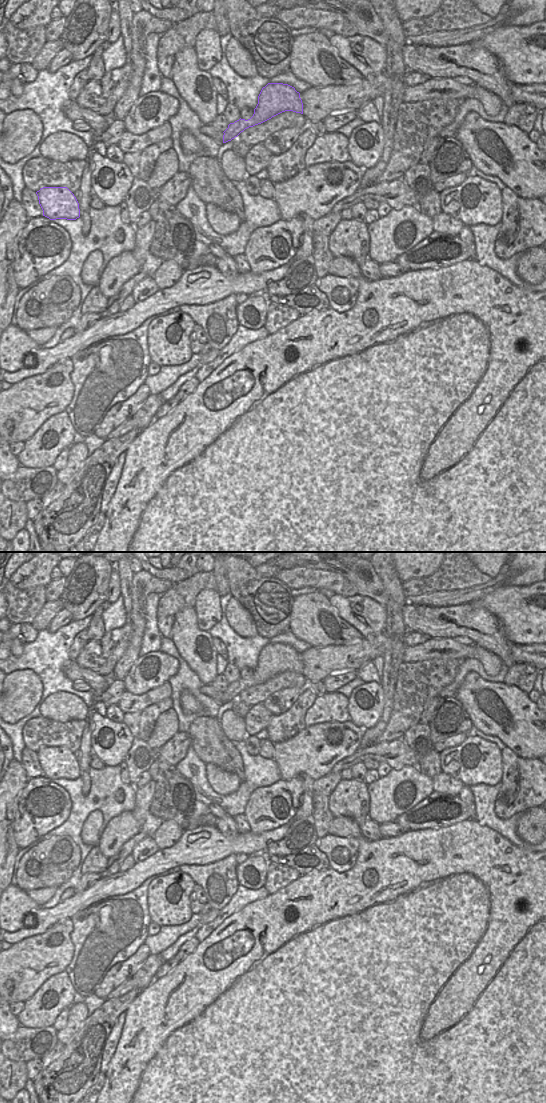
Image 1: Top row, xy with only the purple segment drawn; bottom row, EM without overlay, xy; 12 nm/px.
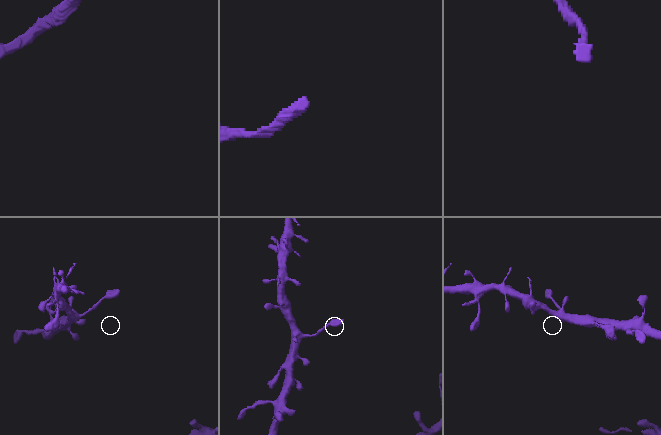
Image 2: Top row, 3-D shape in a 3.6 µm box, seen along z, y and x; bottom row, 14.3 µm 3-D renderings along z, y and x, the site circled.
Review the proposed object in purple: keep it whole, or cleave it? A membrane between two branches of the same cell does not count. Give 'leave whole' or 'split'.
leave whole

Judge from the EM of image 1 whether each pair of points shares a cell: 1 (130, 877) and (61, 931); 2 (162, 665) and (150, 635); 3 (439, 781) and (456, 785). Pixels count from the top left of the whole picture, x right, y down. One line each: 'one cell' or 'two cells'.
1: two cells
2: two cells
3: one cell

